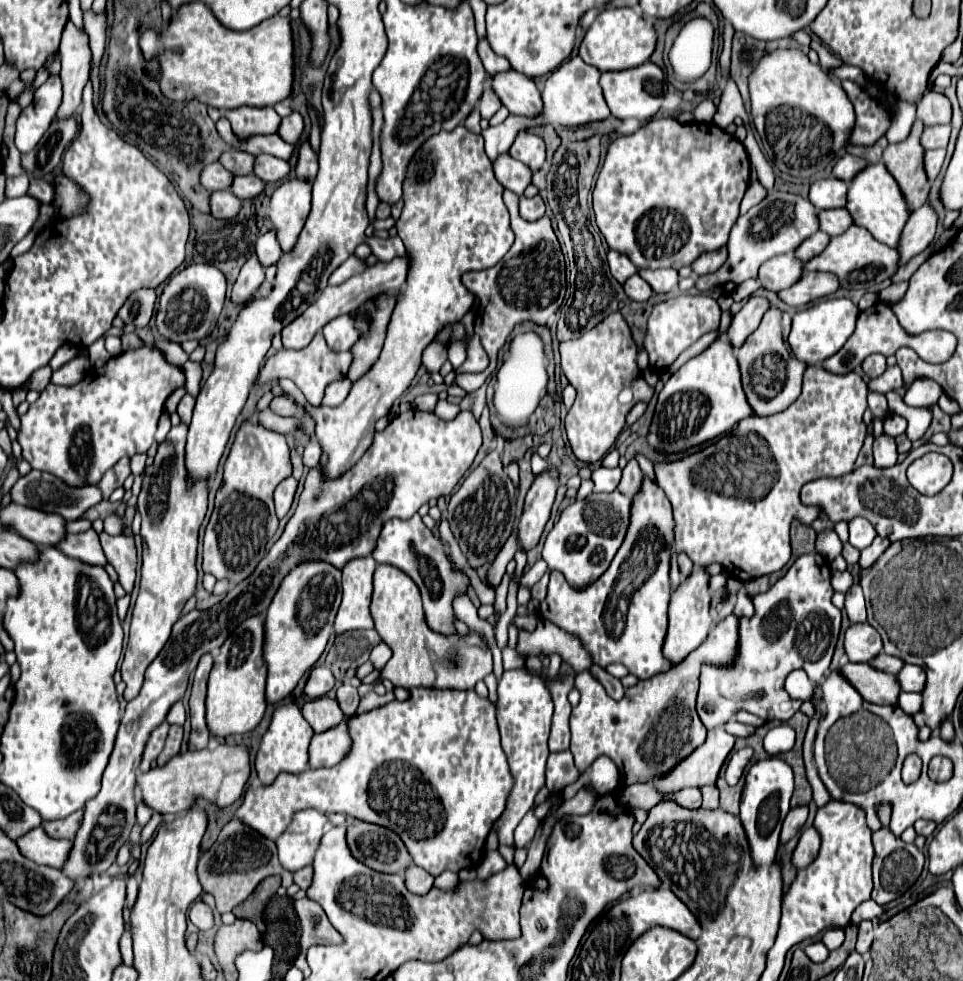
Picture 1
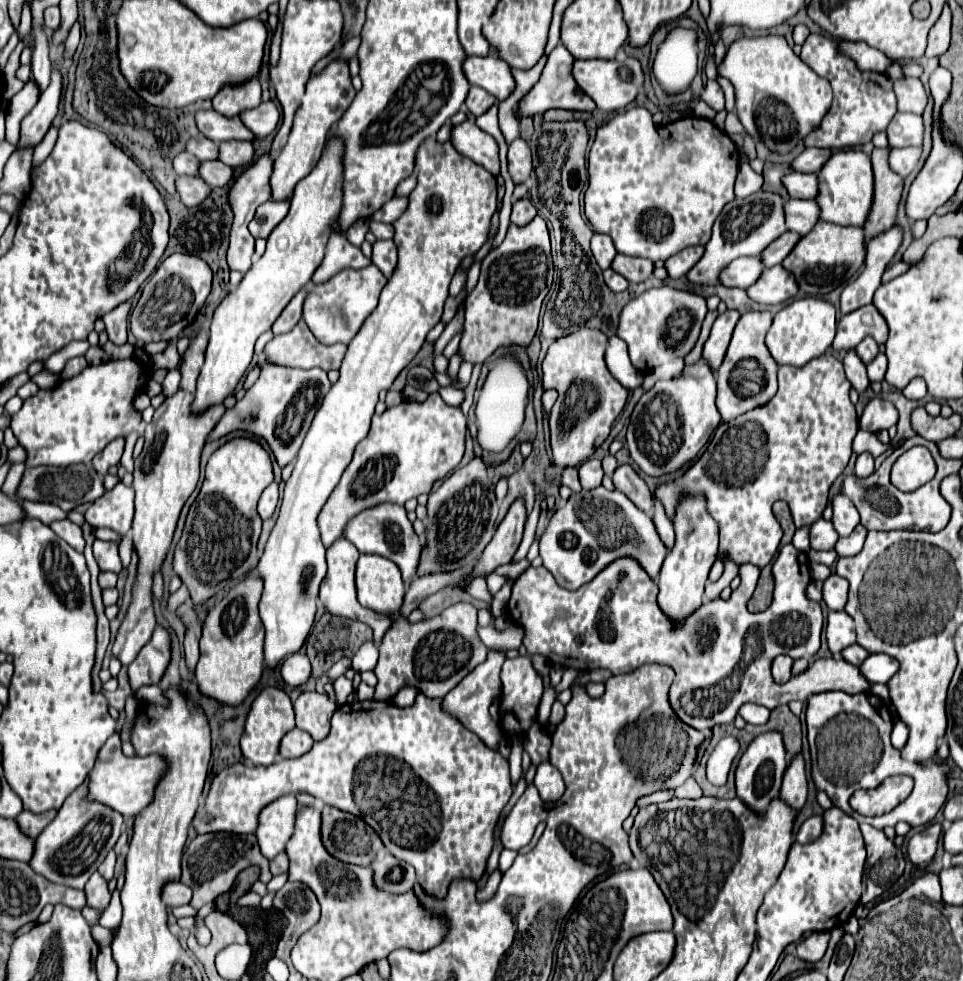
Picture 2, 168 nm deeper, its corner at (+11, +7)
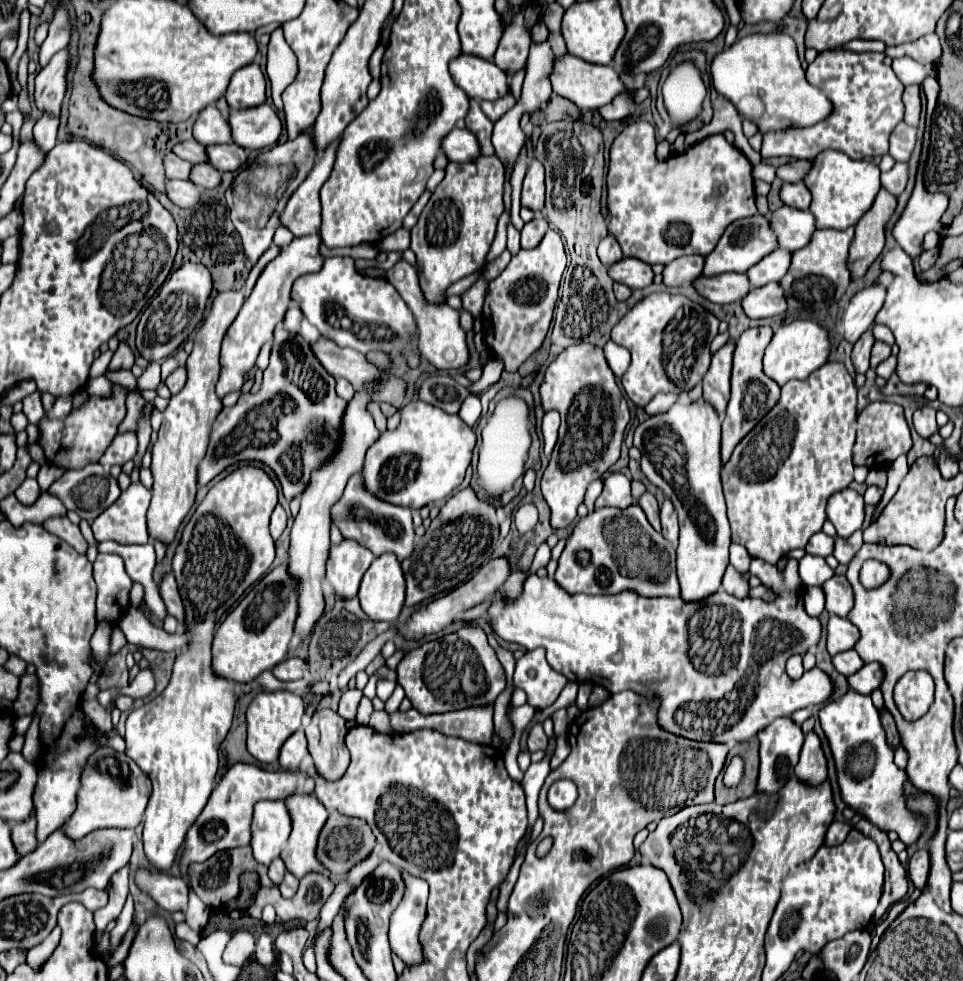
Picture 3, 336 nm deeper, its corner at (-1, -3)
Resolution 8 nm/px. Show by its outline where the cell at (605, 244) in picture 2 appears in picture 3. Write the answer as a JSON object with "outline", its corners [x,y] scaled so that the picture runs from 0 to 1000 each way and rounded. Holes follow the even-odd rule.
{"outline":[[[629,241],[623,251],[621,251],[621,263],[627,271],[636,271],[640,267],[644,267],[648,261],[646,261],[646,253],[644,249],[640,247],[638,241]]]}

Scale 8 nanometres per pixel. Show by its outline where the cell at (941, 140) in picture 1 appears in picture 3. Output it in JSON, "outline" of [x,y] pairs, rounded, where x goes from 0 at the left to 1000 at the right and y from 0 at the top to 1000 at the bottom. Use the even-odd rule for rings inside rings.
{"outline":[[[935,124],[926,139],[924,139],[924,157],[933,163],[933,165],[943,165],[947,155],[949,155],[949,149],[951,149],[951,135],[953,130],[949,128],[943,128],[941,124]]]}

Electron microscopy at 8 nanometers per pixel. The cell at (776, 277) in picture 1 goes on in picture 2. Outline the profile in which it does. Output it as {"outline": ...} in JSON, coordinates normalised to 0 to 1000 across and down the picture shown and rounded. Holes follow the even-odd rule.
{"outline":[[[764,263],[760,265],[750,277],[748,277],[748,290],[754,294],[771,294],[783,290],[783,285],[789,281],[793,271],[789,271],[789,263]]]}

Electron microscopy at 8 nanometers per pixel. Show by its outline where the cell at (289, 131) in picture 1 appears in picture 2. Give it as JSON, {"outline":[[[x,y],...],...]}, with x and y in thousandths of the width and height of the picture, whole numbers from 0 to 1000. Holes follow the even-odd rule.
{"outline":[[[272,104],[262,112],[249,114],[249,122],[266,141],[276,141],[287,130],[291,122],[291,114],[285,104]]]}

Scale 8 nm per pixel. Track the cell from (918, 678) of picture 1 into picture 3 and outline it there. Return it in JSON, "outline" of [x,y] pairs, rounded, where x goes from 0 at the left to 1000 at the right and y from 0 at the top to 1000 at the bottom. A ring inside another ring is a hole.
{"outline":[[[903,675],[889,687],[881,689],[883,699],[893,707],[906,707],[916,693],[918,693],[918,681],[912,675]]]}

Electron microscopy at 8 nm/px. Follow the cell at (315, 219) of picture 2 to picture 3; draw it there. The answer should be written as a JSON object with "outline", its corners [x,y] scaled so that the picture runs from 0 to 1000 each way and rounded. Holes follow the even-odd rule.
{"outline":[[[320,239],[320,243],[305,243],[270,279],[262,300],[255,304],[249,320],[237,334],[233,349],[231,349],[231,361],[228,361],[228,385],[224,391],[224,402],[233,406],[239,400],[245,400],[255,389],[255,381],[266,373],[266,365],[270,361],[270,355],[274,349],[285,345],[287,332],[293,330],[295,320],[299,318],[299,312],[303,308],[303,287],[316,279],[326,279],[336,271],[336,261],[332,259],[334,243],[332,239]]]}

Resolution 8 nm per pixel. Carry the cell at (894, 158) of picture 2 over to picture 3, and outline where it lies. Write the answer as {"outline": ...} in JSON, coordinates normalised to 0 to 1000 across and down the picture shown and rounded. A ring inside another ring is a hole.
{"outline":[[[930,165],[930,169],[916,177],[916,190],[926,198],[937,198],[943,188],[943,165]]]}

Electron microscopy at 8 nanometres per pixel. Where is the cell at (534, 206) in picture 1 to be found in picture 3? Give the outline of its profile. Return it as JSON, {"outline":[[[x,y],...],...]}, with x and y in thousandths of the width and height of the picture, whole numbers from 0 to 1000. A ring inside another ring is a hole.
{"outline":[[[557,220],[555,224],[546,226],[542,232],[542,253],[555,253],[557,249],[561,249],[567,234],[569,234],[569,226],[563,220]]]}

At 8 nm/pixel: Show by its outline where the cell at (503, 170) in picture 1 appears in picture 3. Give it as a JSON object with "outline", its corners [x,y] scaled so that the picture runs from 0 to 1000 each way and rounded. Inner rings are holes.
{"outline":[[[471,130],[463,141],[459,143],[459,155],[469,165],[492,165],[501,159],[496,141],[488,133],[476,133]]]}

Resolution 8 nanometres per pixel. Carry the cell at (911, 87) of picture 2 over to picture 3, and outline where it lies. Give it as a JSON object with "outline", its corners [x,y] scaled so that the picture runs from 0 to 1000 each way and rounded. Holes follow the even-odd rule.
{"outline":[[[941,88],[941,92],[939,92],[939,108],[941,108],[939,124],[945,126],[945,128],[953,128],[955,112],[957,112],[955,88]]]}

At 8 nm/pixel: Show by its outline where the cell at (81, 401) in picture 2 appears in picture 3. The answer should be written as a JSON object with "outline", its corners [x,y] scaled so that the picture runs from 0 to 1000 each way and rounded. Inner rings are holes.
{"outline":[[[118,391],[116,402],[112,406],[91,404],[91,408],[83,416],[75,418],[66,426],[46,424],[39,430],[39,438],[42,438],[39,453],[46,457],[48,469],[66,479],[100,473],[104,465],[108,463],[108,459],[116,453],[116,446],[120,446],[123,442],[123,434],[131,424],[131,404],[133,402],[135,402],[133,396]]]}

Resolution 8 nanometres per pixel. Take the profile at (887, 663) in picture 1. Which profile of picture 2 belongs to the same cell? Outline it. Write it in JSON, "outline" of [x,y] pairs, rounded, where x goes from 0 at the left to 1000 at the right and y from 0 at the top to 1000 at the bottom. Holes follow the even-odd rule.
{"outline":[[[885,656],[885,659],[876,661],[872,669],[874,669],[881,677],[885,677],[885,679],[893,679],[893,673],[895,673],[897,669],[901,669],[901,665],[895,663],[891,656]]]}

